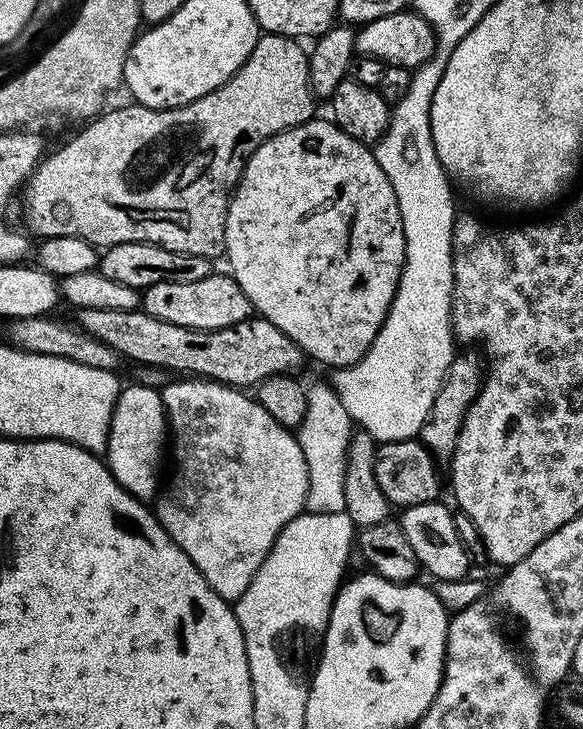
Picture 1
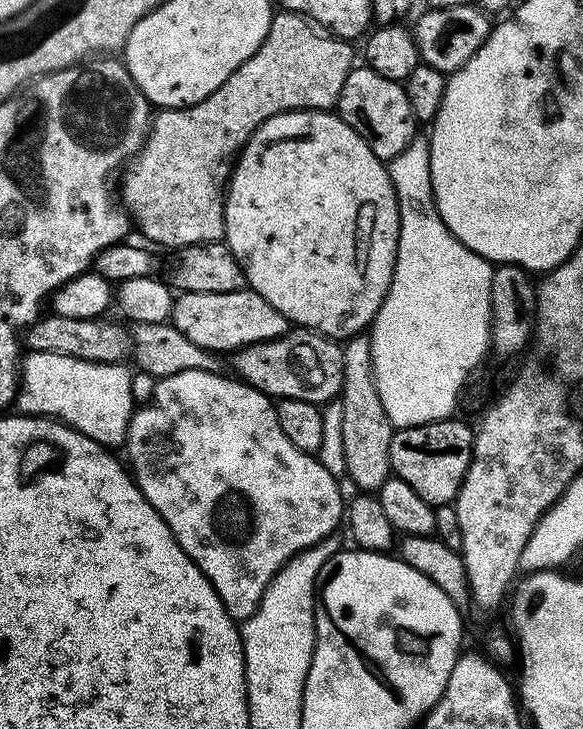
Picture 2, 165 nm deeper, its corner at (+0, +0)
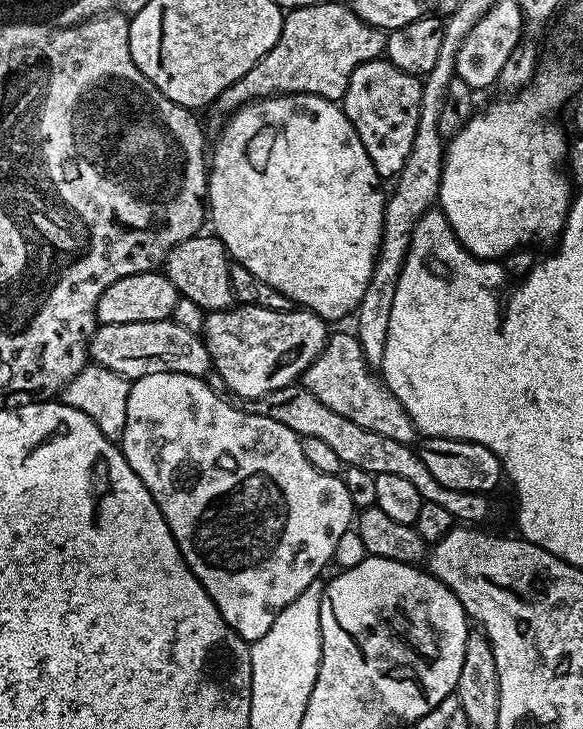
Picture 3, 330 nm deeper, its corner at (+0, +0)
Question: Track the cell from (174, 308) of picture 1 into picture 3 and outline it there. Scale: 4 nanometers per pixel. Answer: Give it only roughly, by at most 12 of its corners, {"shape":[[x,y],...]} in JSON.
{"shape":[[240,304],[204,317],[233,397],[297,383],[329,325],[307,310]]}

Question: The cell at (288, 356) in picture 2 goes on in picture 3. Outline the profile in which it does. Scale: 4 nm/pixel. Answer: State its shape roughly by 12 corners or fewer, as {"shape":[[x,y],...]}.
{"shape":[[333,331],[302,386],[322,406],[403,444],[418,433],[366,362]]}

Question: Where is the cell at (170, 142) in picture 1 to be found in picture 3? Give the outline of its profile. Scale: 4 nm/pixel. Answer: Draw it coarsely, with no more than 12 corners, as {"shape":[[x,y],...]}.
{"shape":[[347,3],[293,8],[219,107],[343,101],[388,41]]}

